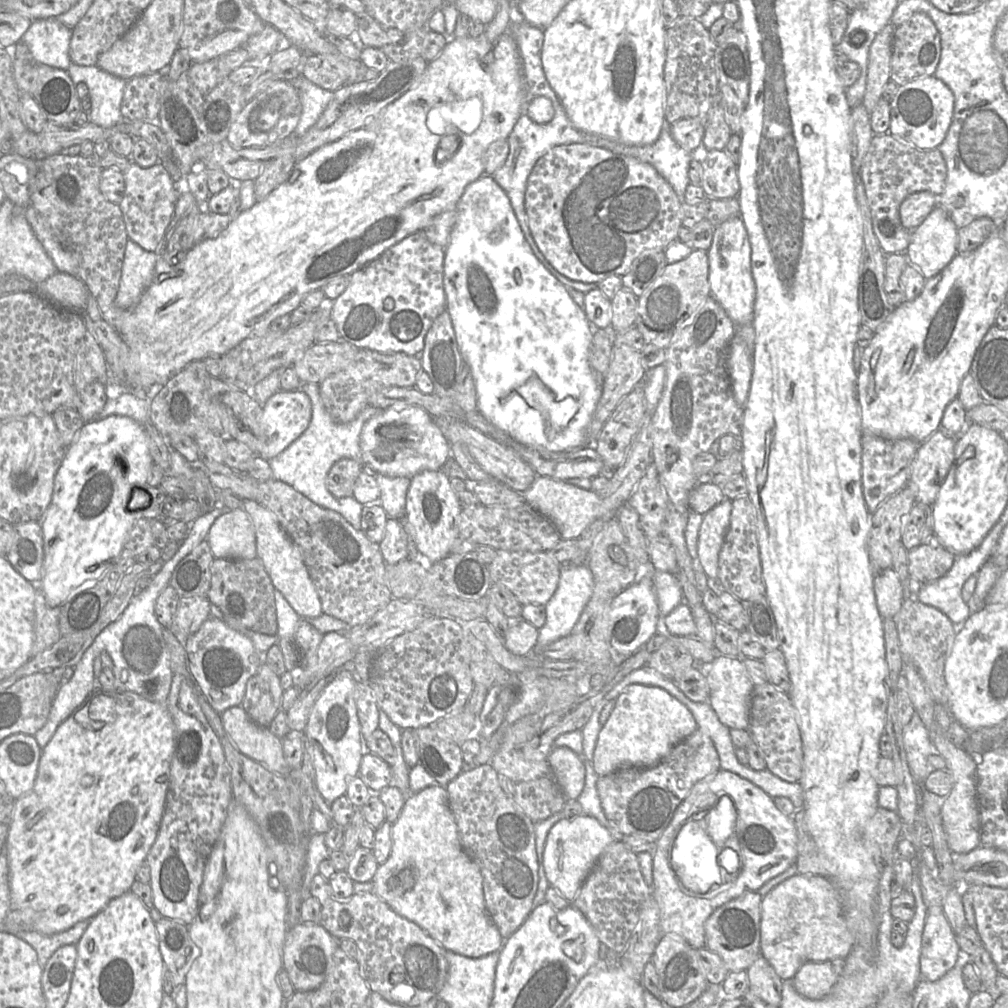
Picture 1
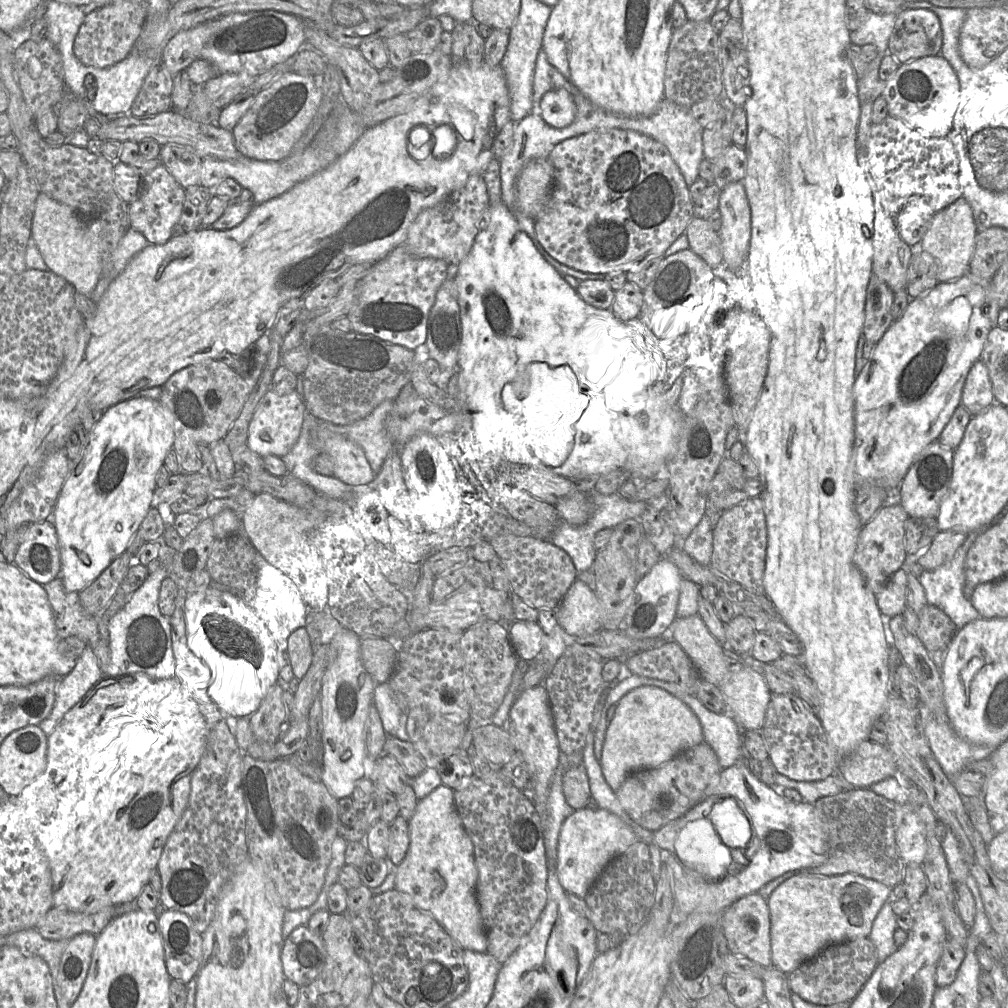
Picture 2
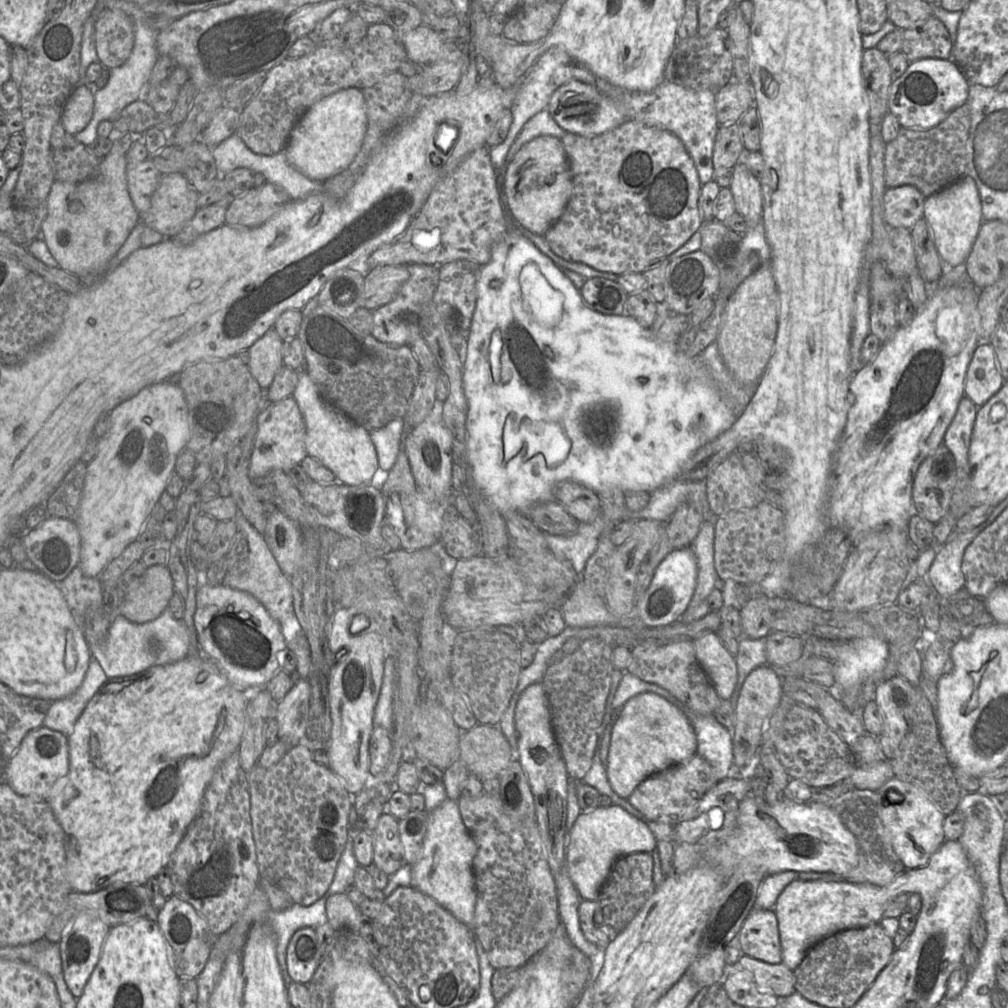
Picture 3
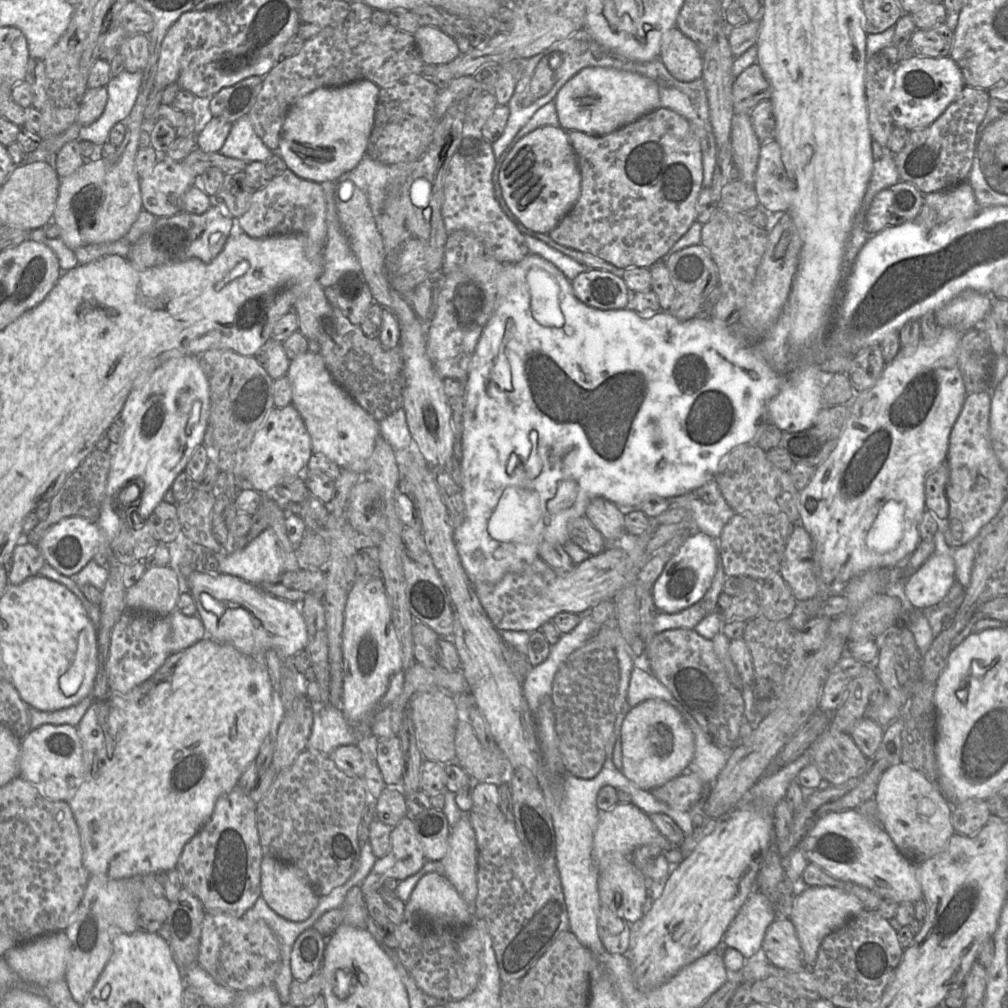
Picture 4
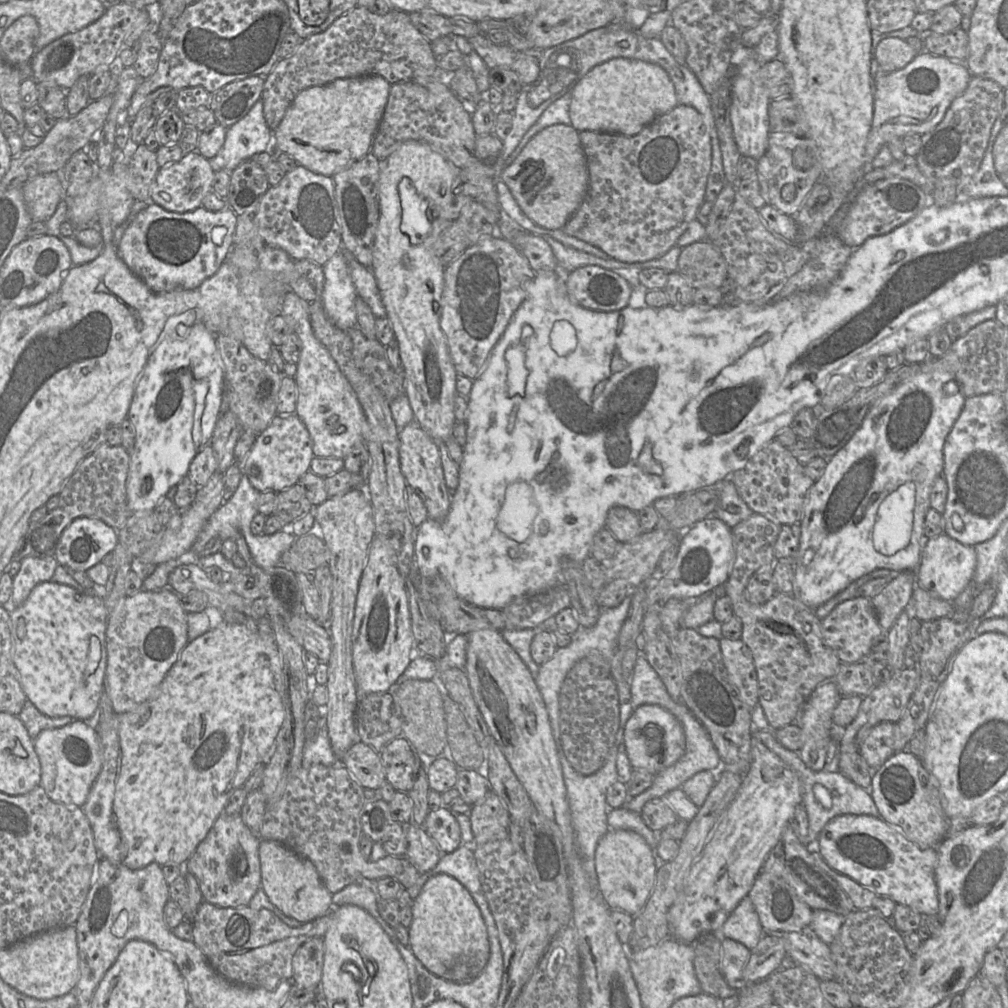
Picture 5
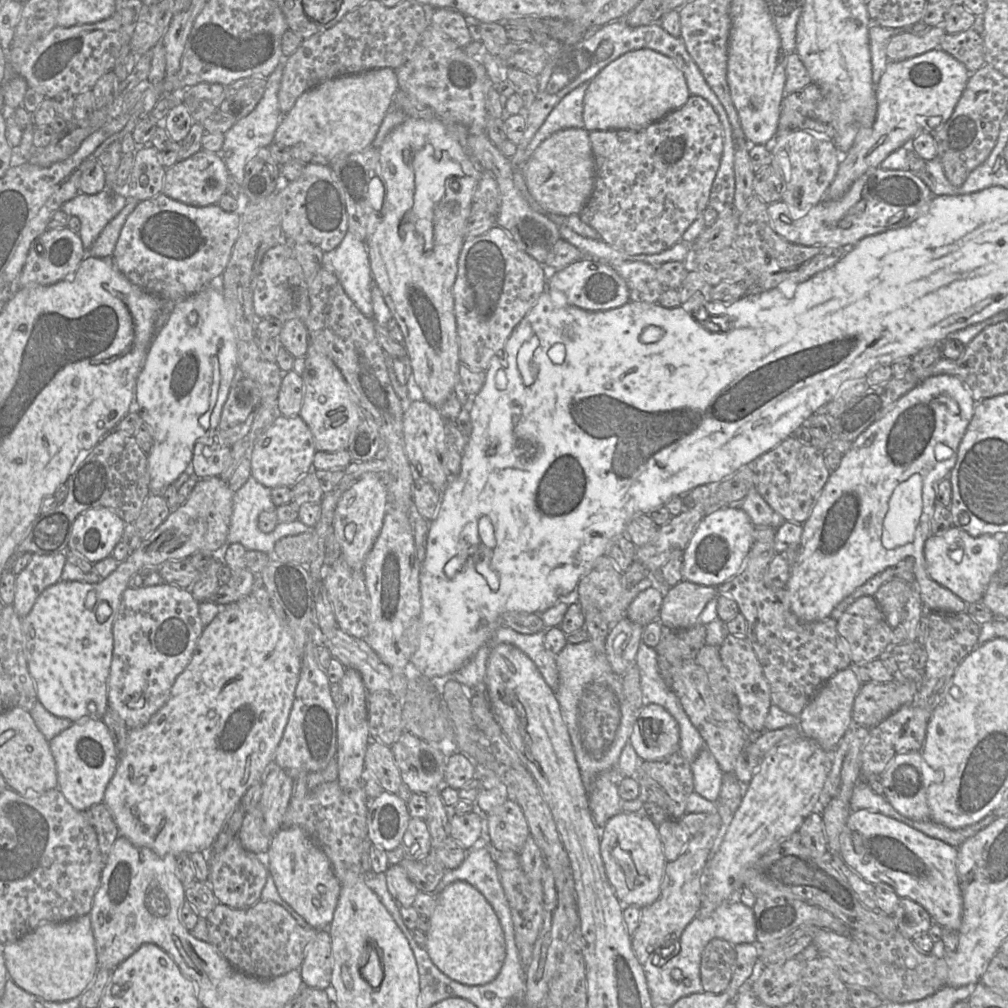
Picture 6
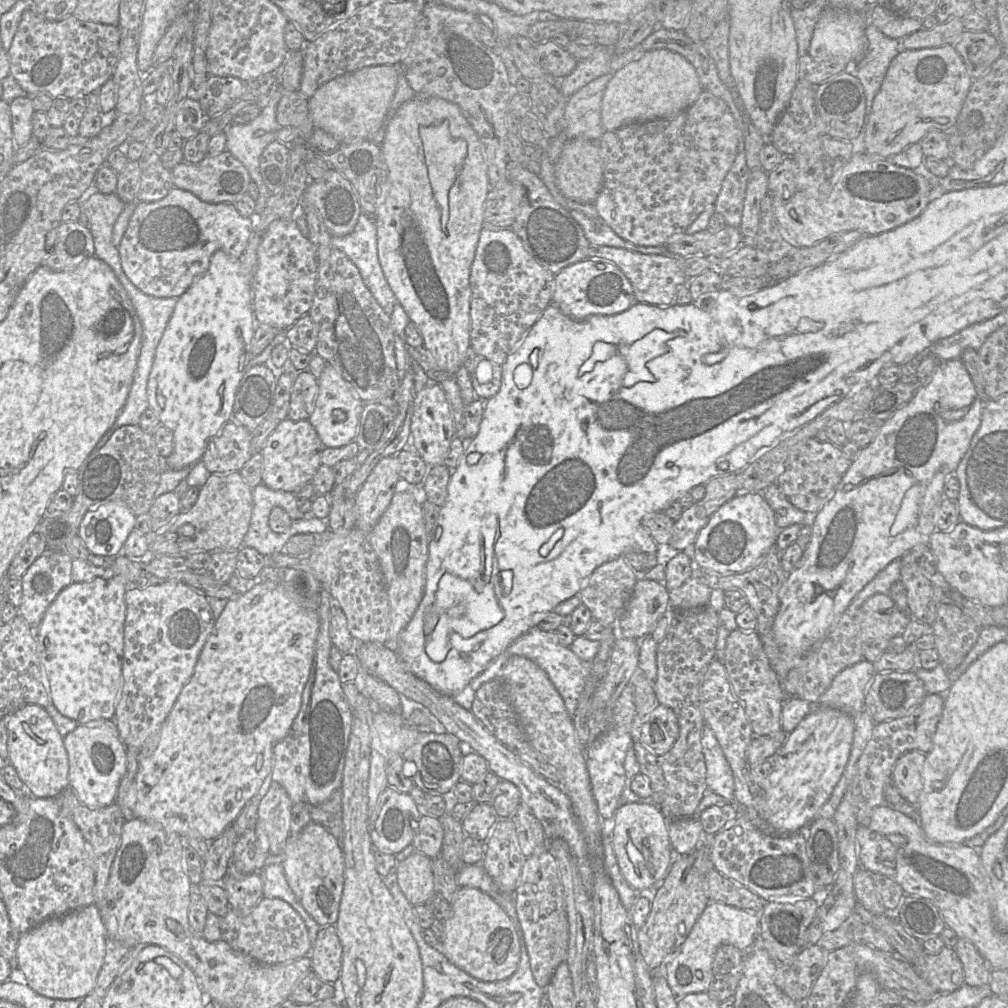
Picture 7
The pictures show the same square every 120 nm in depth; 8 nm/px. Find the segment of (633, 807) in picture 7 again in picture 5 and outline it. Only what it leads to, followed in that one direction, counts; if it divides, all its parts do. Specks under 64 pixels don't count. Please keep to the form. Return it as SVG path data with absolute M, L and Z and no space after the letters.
M610 829L596 847L595 867L599 889L612 911L622 911L632 917L642 911L653 889L658 867L653 849L640 834Z

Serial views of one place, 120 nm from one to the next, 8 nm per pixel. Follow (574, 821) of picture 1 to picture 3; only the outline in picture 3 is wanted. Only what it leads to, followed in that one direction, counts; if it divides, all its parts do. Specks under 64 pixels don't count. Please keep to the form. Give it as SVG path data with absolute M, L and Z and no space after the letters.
M599 806L582 811L568 833L564 870L581 899L597 900L615 860L621 856L650 852L657 848L657 839L647 824L632 816L621 806Z

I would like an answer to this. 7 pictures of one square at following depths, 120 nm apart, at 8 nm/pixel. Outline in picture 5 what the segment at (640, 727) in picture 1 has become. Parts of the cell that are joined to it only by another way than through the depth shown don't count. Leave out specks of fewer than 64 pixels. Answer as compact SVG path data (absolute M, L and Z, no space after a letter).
M643 704L633 710L625 724L623 741L632 768L644 769L655 776L676 763L686 746L680 722L668 710L655 704Z

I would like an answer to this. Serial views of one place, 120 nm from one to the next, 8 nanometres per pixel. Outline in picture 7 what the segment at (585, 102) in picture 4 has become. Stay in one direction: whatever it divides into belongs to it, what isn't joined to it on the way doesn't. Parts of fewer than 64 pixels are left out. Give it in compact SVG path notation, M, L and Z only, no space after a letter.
M668 49L646 52L638 60L617 70L608 82L601 103L605 131L657 119L669 119L689 108L703 89L694 66L683 56Z

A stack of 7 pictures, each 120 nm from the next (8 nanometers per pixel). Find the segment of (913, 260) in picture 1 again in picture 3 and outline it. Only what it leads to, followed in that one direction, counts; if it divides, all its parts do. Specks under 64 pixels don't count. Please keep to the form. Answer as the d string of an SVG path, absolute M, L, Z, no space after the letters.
M965 175L941 191L926 197L923 218L932 231L936 250L945 268L963 265L984 222L980 195L975 181Z

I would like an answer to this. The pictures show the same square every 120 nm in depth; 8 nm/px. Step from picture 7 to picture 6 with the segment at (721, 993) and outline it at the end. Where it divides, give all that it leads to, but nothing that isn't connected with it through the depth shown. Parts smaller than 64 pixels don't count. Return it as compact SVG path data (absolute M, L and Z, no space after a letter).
M712 939L704 948L700 974L705 992L722 993L732 979L736 964L734 945L727 940Z

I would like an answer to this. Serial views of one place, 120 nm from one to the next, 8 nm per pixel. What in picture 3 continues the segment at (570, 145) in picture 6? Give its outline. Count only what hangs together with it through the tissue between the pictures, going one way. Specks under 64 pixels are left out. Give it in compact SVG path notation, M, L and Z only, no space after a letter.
M538 136L524 144L508 164L504 195L515 222L524 230L544 236L564 212L573 190L569 162L562 142L554 136Z

